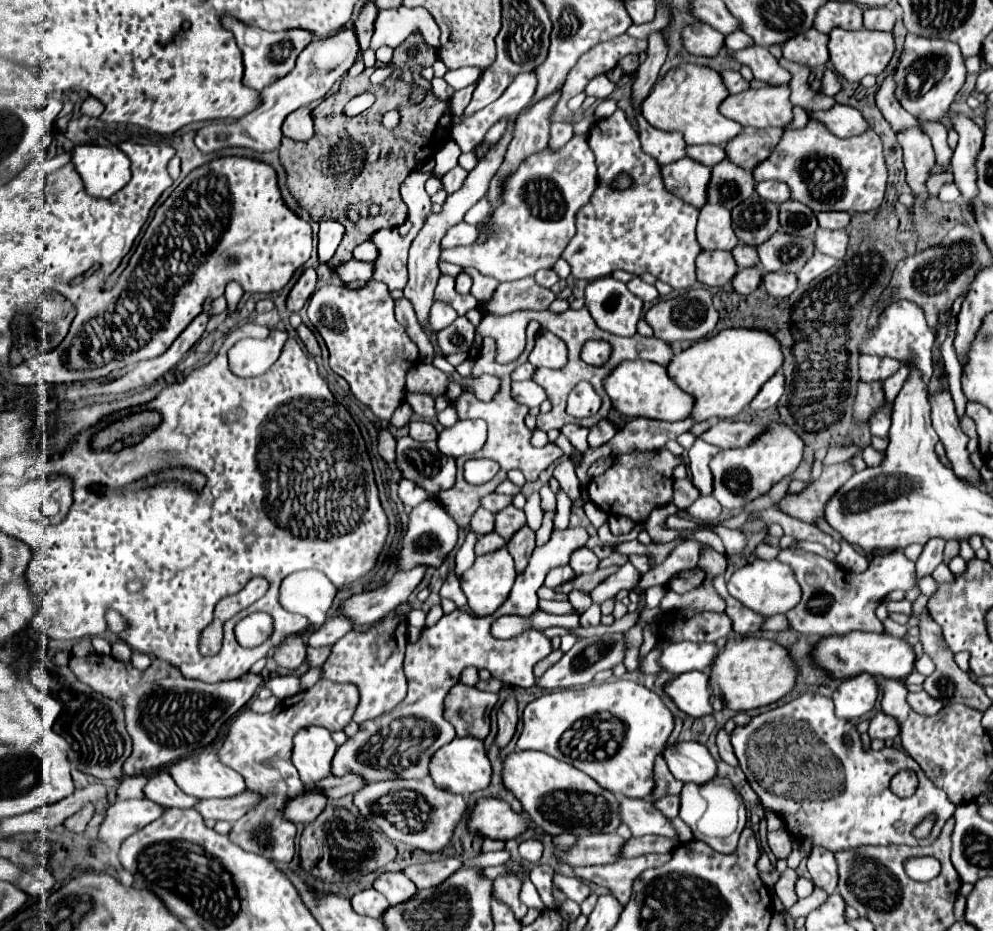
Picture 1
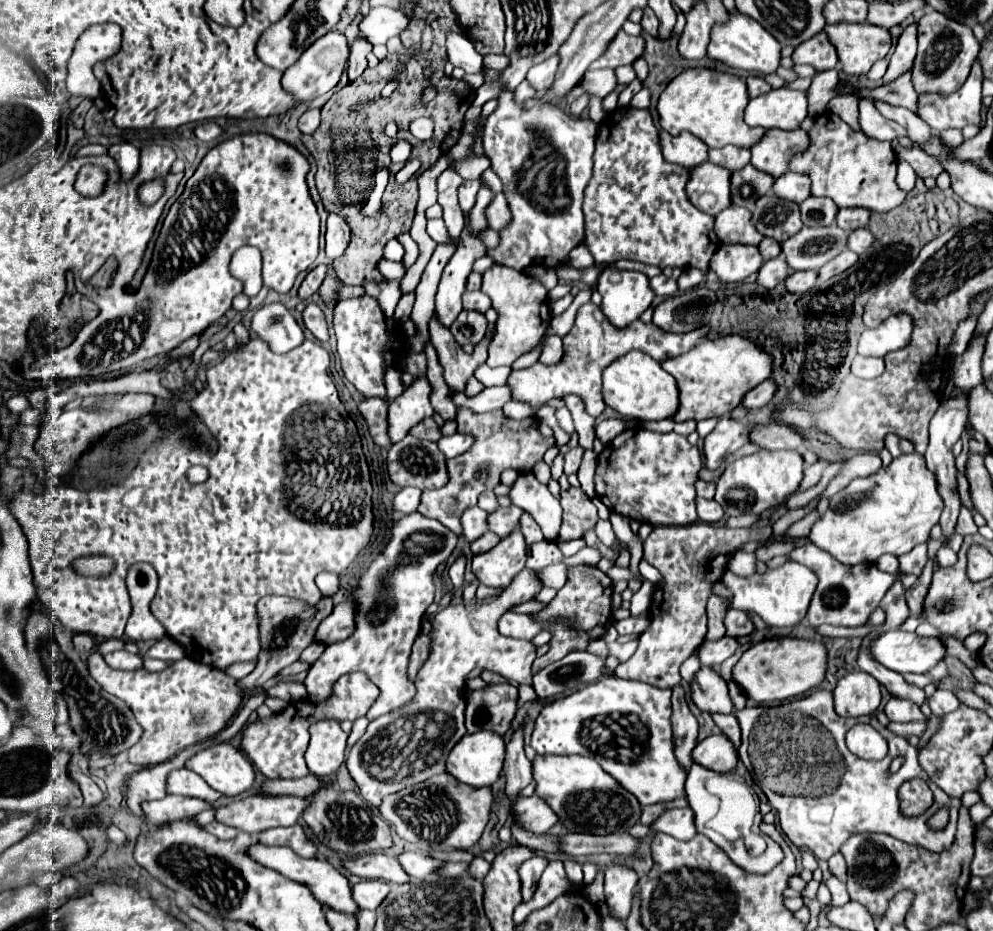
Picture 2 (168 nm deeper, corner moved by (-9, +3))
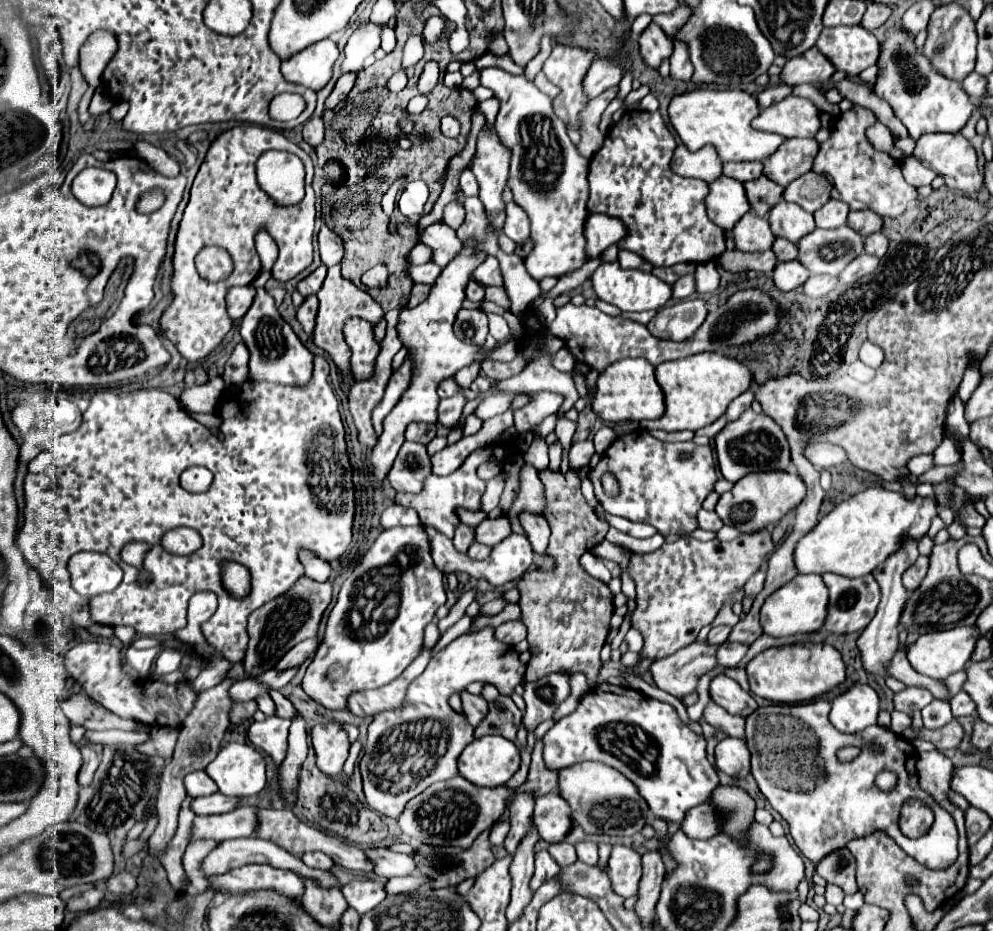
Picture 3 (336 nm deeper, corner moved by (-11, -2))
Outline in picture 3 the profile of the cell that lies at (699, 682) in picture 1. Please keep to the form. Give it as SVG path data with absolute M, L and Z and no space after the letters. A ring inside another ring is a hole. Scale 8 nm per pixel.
M726 675L714 677L712 683L710 683L708 693L710 693L710 699L716 705L724 707L732 715L748 717L758 707L756 701L752 699L752 695L742 691L740 685L736 681L732 681L730 677L726 677Z

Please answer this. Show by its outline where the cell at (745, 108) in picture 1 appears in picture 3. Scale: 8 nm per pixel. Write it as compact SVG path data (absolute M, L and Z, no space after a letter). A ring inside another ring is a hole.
M788 95L772 107L762 109L758 119L752 121L752 127L784 137L814 137L820 127L820 117L810 99Z

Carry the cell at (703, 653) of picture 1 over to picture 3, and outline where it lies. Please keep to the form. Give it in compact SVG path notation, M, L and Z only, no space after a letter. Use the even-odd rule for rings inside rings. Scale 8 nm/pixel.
M722 643L722 645L718 647L716 659L718 659L718 663L724 665L724 667L734 667L734 665L744 657L746 649L748 649L748 645L740 645L740 643Z

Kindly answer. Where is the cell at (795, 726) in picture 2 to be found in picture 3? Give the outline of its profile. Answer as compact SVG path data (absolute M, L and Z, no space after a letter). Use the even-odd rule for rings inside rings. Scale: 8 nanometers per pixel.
M816 699L800 705L758 707L746 717L746 745L752 755L752 775L764 797L788 823L790 835L802 855L812 863L820 863L824 855L846 847L848 841L884 831L918 863L930 869L950 867L958 857L956 823L952 815L920 787L916 749L912 743L882 725L872 725L856 735L840 733L836 727L832 727L828 713L830 701ZM868 741L880 745L882 751L874 755L862 753L852 761L838 759L836 753L842 747L864 747ZM808 751L812 751L814 757L806 757ZM774 767L784 767L786 771L774 773ZM880 771L894 771L898 775L898 785L890 793L884 793L874 785L874 777ZM908 797L922 799L928 807L932 807L936 819L934 827L930 829L930 839L906 839L900 833L900 805Z

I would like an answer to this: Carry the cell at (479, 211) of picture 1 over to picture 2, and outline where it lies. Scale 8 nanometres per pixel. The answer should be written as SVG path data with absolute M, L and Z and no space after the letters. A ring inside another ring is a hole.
M502 192L494 196L494 202L490 204L490 210L486 214L490 218L490 228L496 230L496 232L498 230L504 230L512 222L510 208L508 208L508 202L506 202L506 198L504 198Z

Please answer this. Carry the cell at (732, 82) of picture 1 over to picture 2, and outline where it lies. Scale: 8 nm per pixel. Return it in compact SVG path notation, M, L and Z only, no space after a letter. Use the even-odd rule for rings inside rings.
M748 76L746 84L748 84L748 94L750 94L750 98L756 98L756 96L766 94L766 92L772 90L770 84L766 84L766 80L764 80L762 76Z

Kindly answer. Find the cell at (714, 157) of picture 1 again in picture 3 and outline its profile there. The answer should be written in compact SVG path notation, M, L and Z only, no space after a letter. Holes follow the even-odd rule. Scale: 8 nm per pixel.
M724 163L724 175L744 183L762 175L762 163Z

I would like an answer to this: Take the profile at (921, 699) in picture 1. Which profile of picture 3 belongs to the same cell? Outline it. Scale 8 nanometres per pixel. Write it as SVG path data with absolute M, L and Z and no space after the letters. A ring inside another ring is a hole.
M964 691L956 693L956 695L950 699L950 707L952 707L952 715L954 715L956 719L958 719L958 717L972 715L972 713L974 713L974 709L976 709L974 701L972 701Z

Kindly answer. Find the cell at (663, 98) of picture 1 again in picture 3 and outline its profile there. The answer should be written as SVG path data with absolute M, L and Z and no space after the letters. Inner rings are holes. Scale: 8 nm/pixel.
M692 89L676 95L668 105L674 131L690 151L714 145L722 161L762 161L784 141L780 135L754 131L750 121L760 113L756 97L742 89Z

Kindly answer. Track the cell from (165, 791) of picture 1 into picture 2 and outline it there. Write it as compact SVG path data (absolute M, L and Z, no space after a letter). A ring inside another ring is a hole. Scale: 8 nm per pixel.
M182 768L182 770L174 770L168 776L168 794L182 794L182 796L192 796L192 798L202 798L208 802L214 802L220 798L220 794L206 786L206 782L192 770Z

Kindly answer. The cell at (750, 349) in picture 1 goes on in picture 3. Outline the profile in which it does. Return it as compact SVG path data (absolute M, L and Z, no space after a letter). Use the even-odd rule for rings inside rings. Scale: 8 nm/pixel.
M706 351L700 355L692 355L688 359L660 363L656 367L656 379L664 391L666 413L656 421L642 421L640 427L648 431L654 431L654 429L698 431L700 427L710 425L716 419L720 419L726 413L728 403L732 403L732 399L736 399L738 395L750 389L754 375L742 361L714 353L714 351L710 353Z

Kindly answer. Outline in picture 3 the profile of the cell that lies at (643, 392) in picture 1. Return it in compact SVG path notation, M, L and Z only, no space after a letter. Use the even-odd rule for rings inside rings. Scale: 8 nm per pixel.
M622 359L620 363L612 363L596 381L598 391L592 401L592 409L598 417L608 423L624 423L624 421L644 421L658 419L664 413L664 393L656 383L654 367L646 359Z

